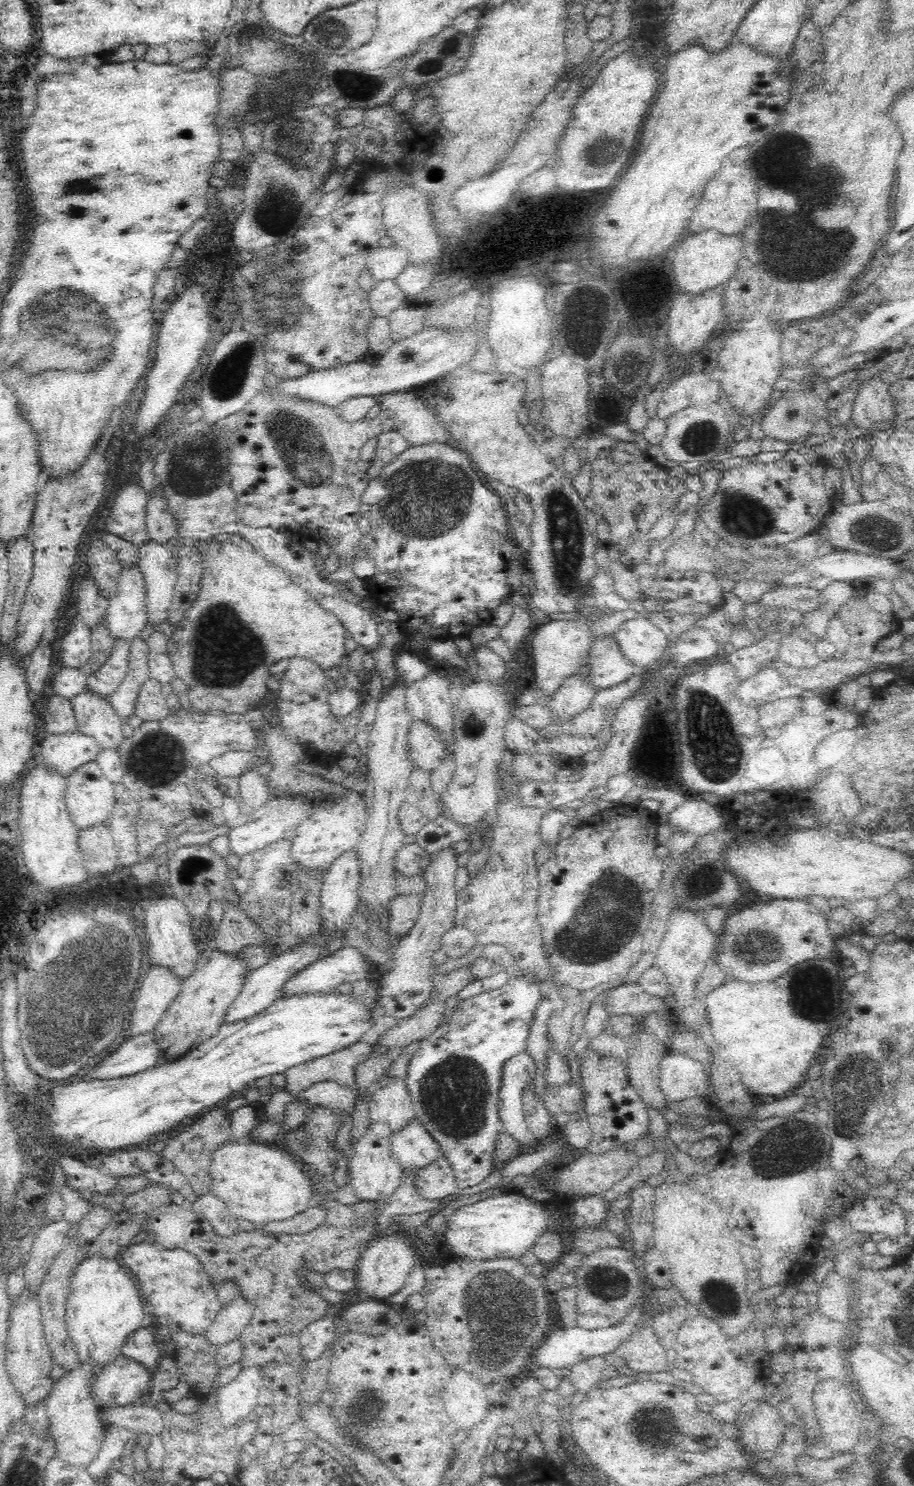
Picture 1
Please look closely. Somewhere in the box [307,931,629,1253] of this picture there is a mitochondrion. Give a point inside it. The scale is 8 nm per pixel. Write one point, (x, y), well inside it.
(453, 1092)

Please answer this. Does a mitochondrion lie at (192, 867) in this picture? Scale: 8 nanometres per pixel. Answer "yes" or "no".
yes

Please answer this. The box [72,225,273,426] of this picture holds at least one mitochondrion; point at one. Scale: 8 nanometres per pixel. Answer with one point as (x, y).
(229, 378)

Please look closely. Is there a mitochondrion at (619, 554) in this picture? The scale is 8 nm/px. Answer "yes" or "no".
no

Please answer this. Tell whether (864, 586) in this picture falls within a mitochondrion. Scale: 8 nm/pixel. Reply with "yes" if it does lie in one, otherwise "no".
no

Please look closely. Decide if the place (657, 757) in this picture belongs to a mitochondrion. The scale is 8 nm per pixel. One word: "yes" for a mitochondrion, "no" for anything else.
no

